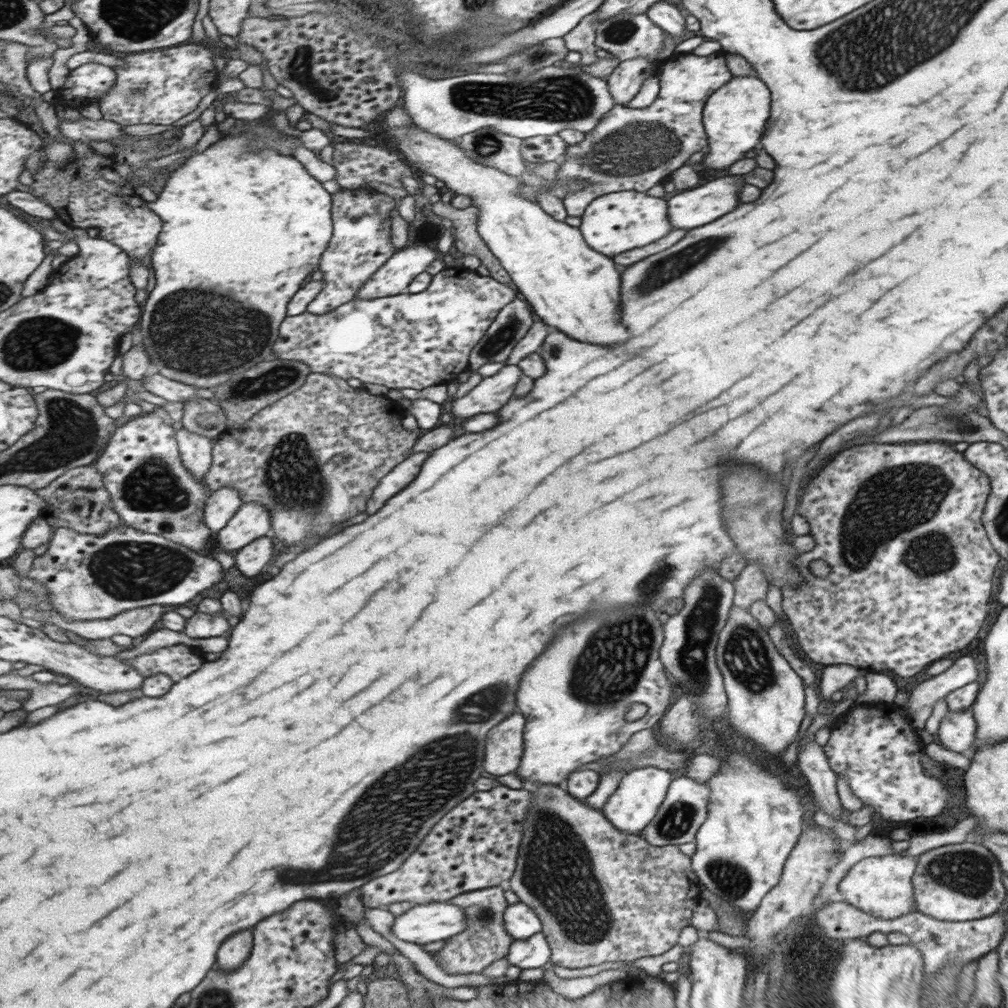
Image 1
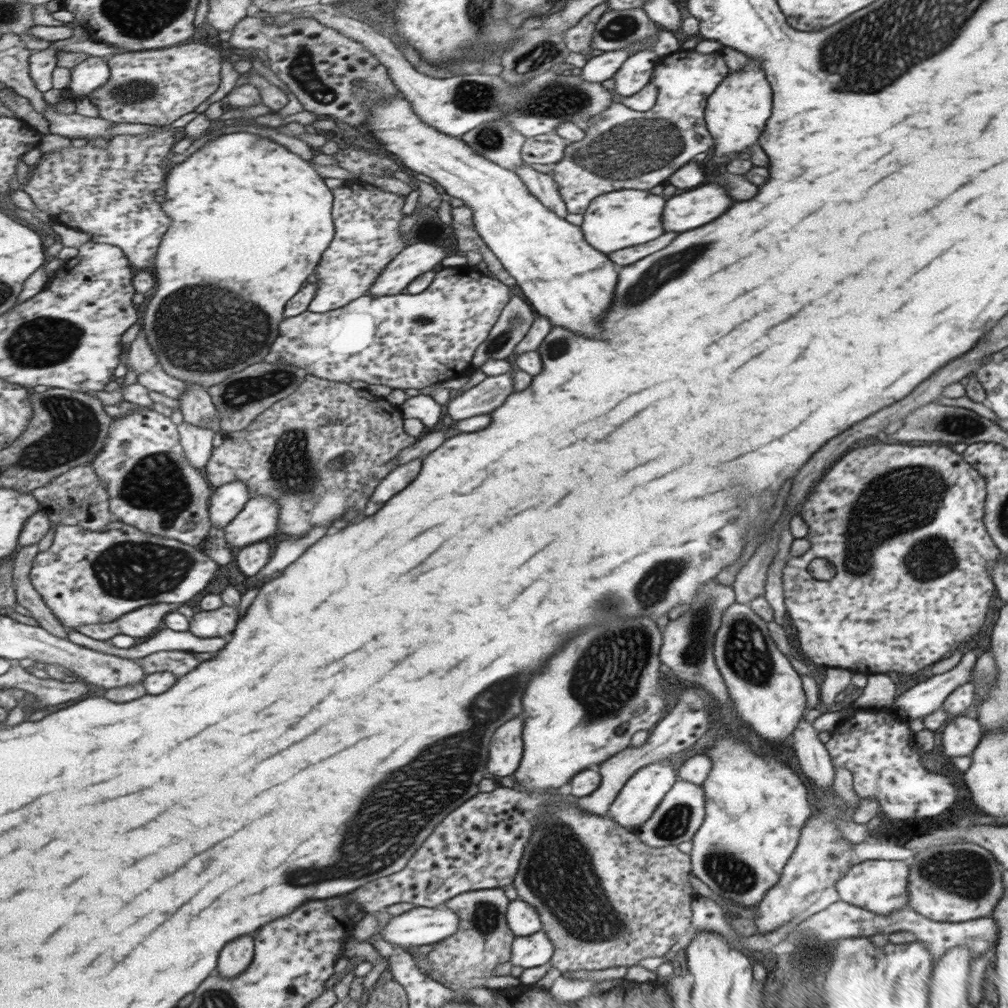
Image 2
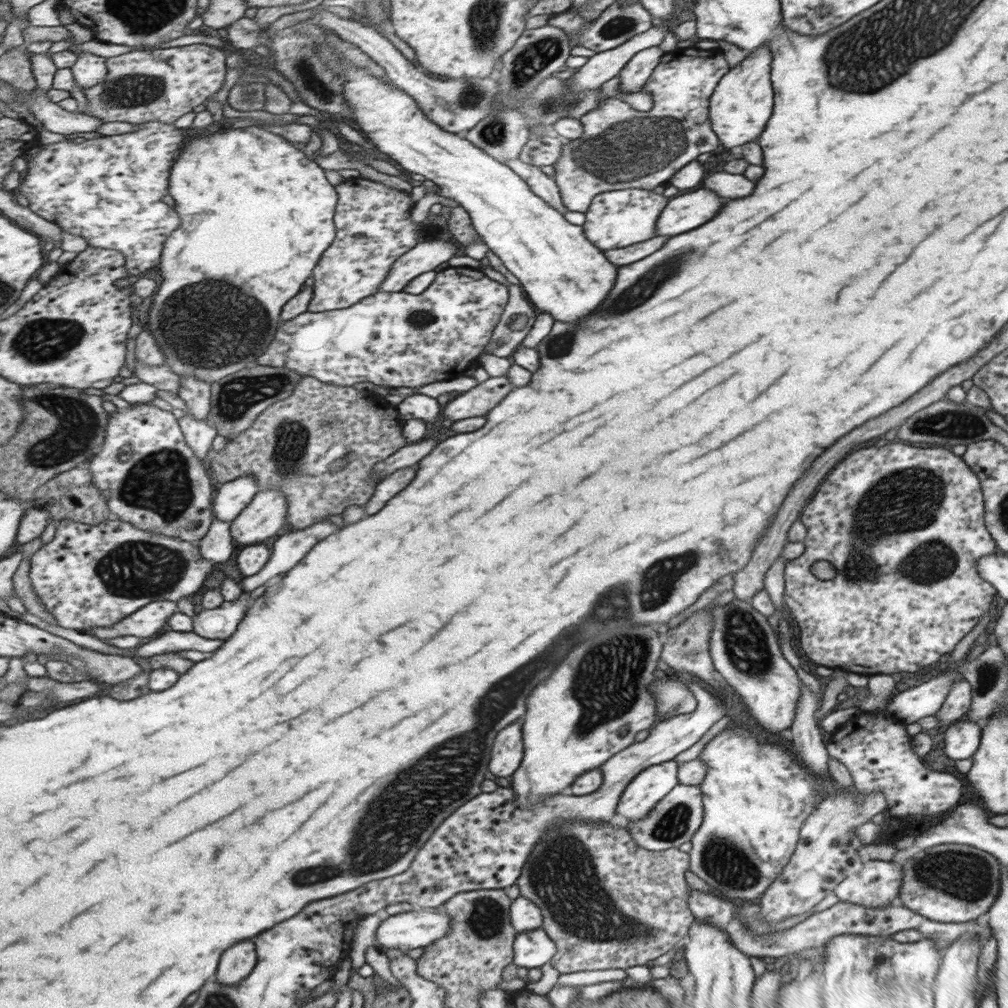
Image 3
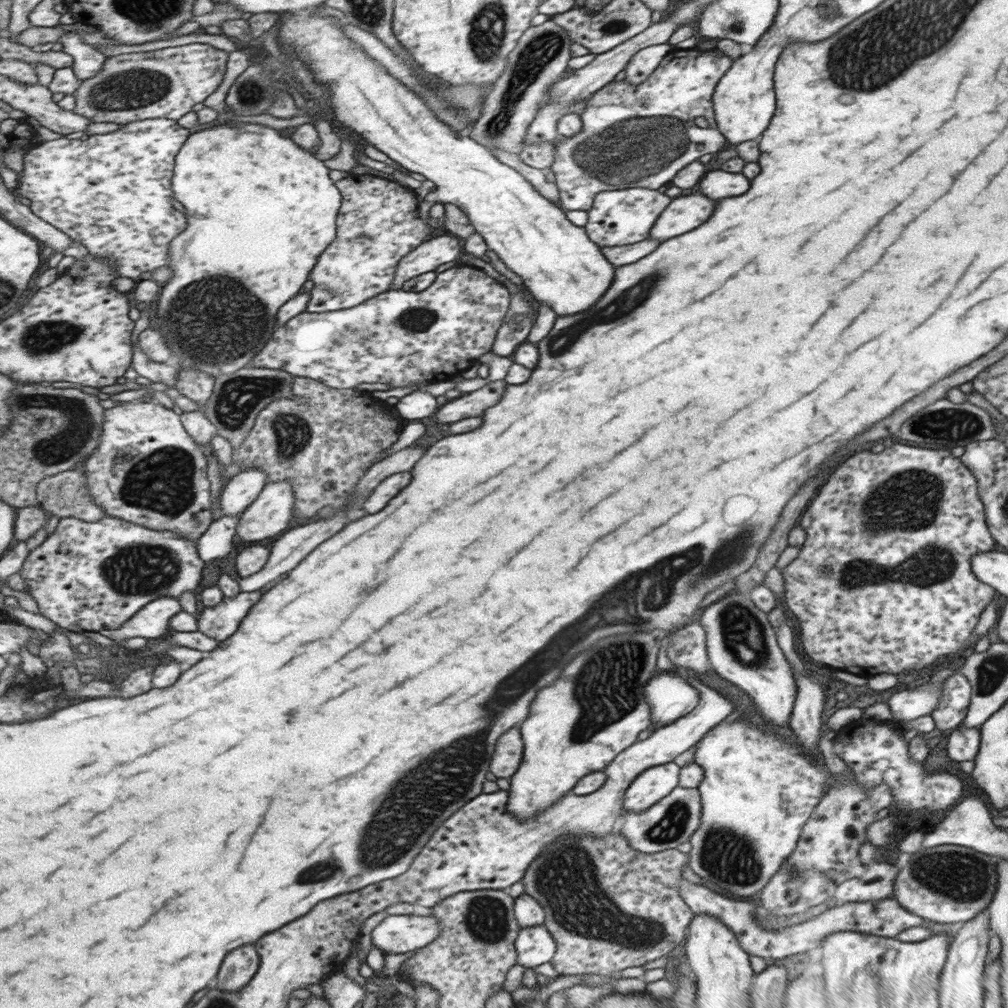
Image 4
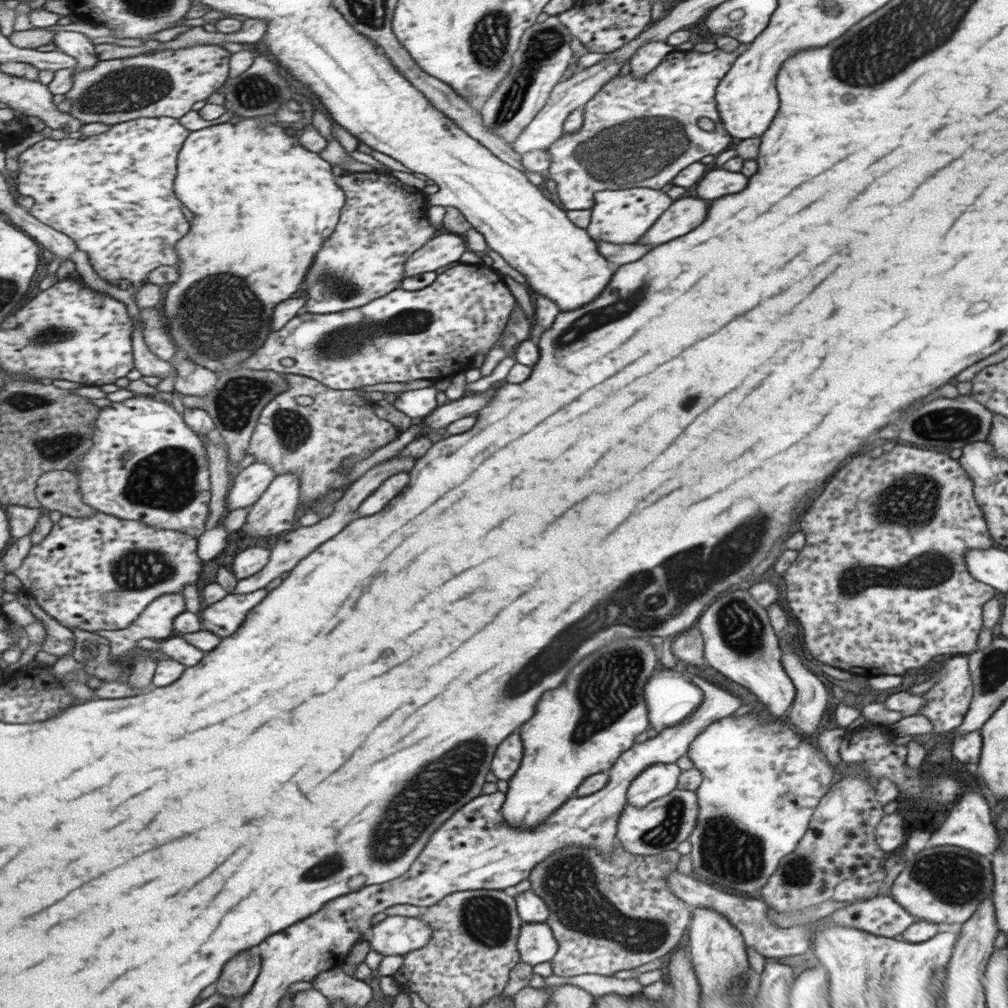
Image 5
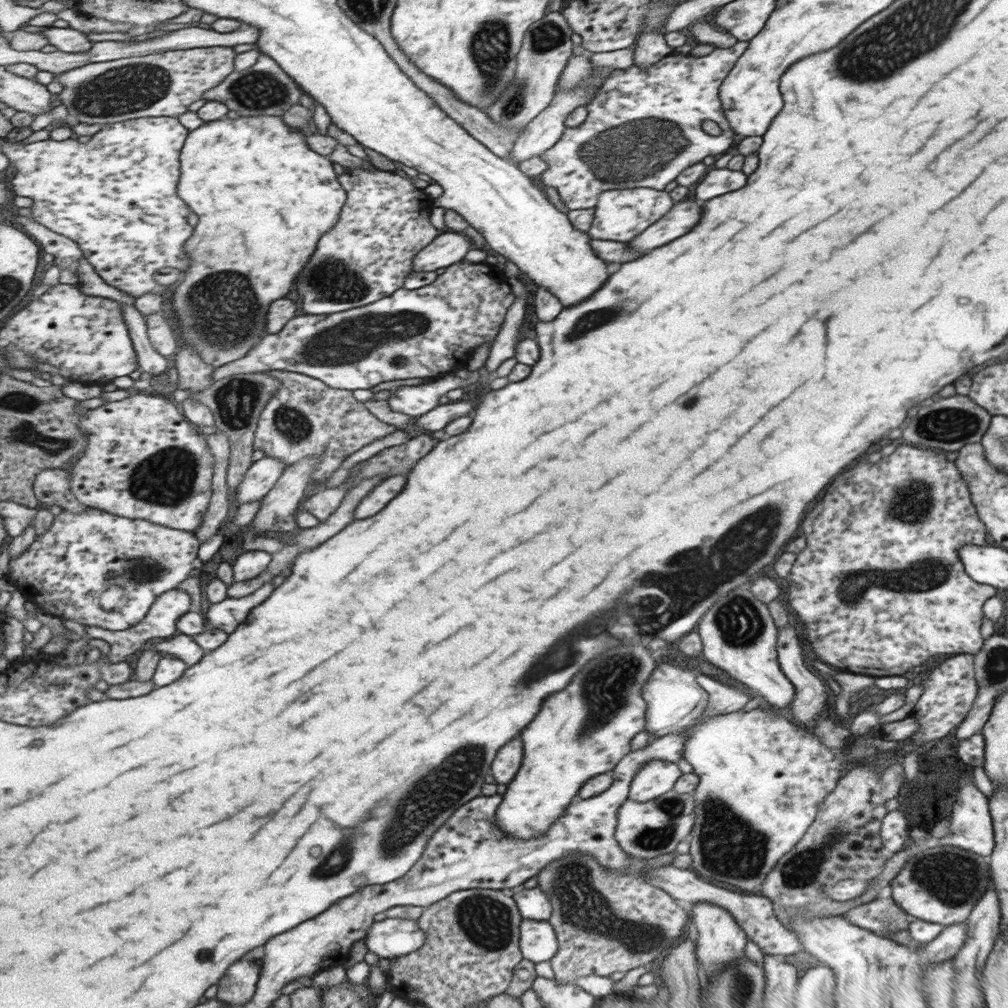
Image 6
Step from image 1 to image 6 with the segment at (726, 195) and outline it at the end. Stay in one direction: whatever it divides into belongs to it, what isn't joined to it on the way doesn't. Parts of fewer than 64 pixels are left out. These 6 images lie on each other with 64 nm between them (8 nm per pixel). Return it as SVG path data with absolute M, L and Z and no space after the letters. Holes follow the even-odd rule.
M677 202L661 220L656 220L643 232L634 236L626 246L634 252L640 252L641 255L659 248L689 232L699 220L699 212L701 208L695 202Z

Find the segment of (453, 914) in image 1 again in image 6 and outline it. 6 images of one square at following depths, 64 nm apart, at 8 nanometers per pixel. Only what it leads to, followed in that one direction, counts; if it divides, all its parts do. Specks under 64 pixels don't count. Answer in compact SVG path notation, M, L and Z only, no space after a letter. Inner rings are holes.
M385 917L369 925L368 936L363 942L367 951L377 957L393 959L420 949L425 937L417 920Z

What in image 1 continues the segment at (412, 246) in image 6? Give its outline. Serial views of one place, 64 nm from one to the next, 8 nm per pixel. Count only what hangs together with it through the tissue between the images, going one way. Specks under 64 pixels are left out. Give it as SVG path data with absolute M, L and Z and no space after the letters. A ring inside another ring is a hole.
M341 188L333 194L332 217L334 235L321 259L323 290L308 306L313 314L324 315L352 300L372 274L392 257L389 210L395 208L395 200L375 190Z

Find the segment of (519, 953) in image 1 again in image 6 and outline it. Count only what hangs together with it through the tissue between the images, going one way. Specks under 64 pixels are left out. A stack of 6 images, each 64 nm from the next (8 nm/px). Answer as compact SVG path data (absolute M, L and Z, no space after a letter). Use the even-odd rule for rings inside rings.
M521 920L519 928L520 953L523 960L531 961L534 965L549 960L557 949L553 926L547 921Z

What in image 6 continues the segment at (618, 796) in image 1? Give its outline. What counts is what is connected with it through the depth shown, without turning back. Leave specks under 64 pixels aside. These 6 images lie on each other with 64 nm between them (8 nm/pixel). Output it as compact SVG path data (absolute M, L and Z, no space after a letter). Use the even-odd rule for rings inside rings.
M665 759L650 760L637 769L631 780L628 799L647 802L657 798L660 794L671 791L680 776L676 763Z

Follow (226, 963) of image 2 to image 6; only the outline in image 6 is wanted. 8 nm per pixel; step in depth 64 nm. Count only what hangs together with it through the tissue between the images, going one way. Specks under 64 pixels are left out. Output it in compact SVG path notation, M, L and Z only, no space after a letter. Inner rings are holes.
M242 958L220 980L217 998L228 1004L249 1004L256 996L261 973L262 965L259 959Z

